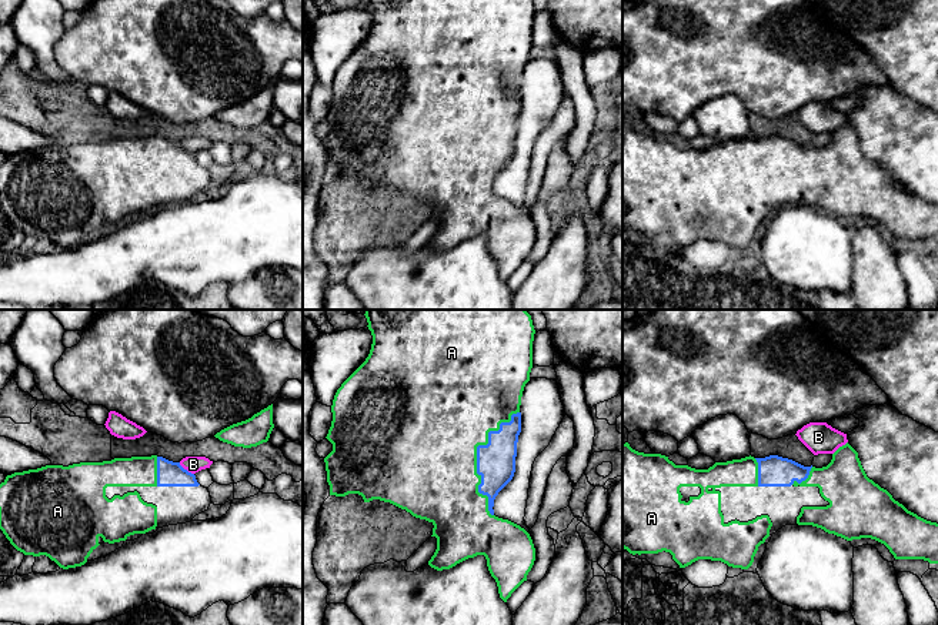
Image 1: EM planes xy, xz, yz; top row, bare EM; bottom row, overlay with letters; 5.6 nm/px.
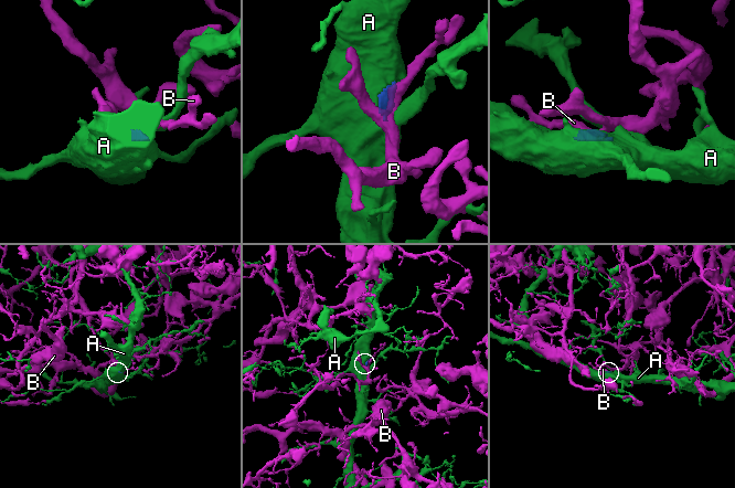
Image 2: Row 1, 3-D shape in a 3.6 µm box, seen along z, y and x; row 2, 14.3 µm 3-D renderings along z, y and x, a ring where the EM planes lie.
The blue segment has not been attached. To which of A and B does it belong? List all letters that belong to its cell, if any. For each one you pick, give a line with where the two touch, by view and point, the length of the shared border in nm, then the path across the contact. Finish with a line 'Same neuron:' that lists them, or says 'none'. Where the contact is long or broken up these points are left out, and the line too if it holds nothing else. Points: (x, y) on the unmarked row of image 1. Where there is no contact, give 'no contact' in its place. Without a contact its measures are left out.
A: contact xz (477, 136); length 600 nm
Same neuron: A

